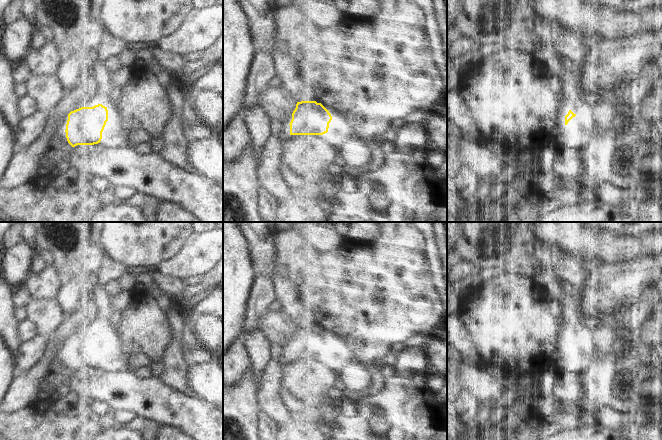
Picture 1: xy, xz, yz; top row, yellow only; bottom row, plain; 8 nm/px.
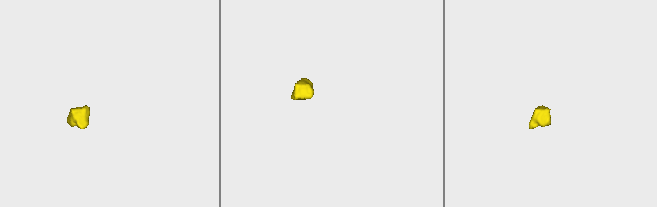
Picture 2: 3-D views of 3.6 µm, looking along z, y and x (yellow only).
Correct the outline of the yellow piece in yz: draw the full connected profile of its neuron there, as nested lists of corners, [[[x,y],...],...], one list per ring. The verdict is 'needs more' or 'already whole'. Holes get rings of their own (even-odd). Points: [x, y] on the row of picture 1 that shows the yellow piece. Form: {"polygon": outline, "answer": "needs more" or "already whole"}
{"polygon": [[[569,110],[565,116],[565,126],[557,140],[558,145],[581,145],[588,138],[588,126],[580,115]]], "answer": "needs more"}

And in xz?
{"polygon": [[[316,101],[297,102],[290,122],[290,135],[323,135],[327,132],[337,141],[358,136],[343,121],[333,121],[329,111]]], "answer": "needs more"}

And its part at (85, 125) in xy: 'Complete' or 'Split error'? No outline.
Split error.

